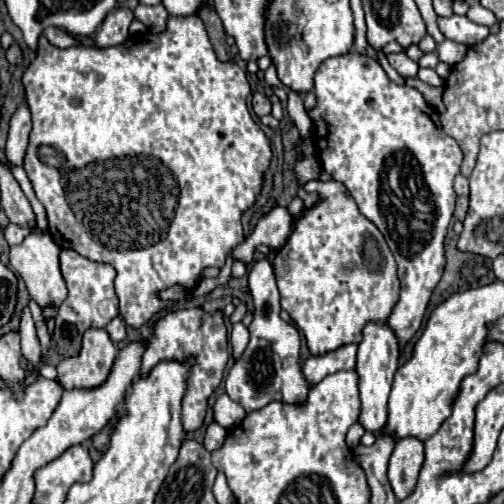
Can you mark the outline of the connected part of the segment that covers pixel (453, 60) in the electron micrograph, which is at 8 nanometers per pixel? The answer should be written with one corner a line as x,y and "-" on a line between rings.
444,39
440,45
438,45
438,57
440,61
448,63
450,67
460,63
460,59
464,59
468,47
464,43
456,43
456,41
450,41
450,39

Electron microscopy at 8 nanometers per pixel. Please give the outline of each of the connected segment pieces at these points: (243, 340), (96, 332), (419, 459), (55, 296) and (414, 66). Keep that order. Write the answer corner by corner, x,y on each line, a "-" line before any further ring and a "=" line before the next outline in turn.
236,323
236,325
232,327
232,333
230,333
230,341
232,341
232,355
234,355
234,359
240,359
240,357
242,357
242,353
246,351
248,339
250,339
248,329
246,329
242,323
=
88,329
80,351
58,363
56,381
66,391
100,387
108,379
116,355
118,349
110,341
106,329
=
404,437
396,443
390,457
388,479
398,499
406,499
416,487
418,473
424,465
424,443
416,437
=
48,233
28,235
28,239
24,239
20,245
10,247
10,265
24,279
24,283
28,287
28,293
36,299
36,303
40,307
44,307
44,305
60,305
68,295
64,279
60,275
58,257
60,257
60,247
52,241
52,237
=
390,53
388,61
402,77
416,77
418,73
418,63
412,61
406,53

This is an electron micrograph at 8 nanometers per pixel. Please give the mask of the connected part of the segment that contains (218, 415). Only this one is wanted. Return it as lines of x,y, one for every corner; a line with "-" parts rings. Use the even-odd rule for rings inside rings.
226,393
220,395
214,403
214,421
220,423
224,429
232,429
240,423
240,419
244,419
246,411
240,403
232,401

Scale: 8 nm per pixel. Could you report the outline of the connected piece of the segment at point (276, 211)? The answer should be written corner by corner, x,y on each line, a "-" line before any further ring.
274,205
266,215
262,215
254,227
254,231
246,237
246,241
242,245
238,245
232,255
234,259
242,259
246,263
252,261
254,255
254,247
264,243
270,249
280,249
284,245
284,241
288,239
292,231
292,217
288,213
288,209

